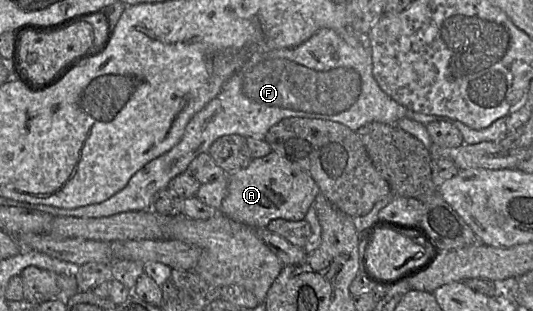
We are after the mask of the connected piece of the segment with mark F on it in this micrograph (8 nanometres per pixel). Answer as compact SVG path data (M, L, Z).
M320 29L317 31L313 36L311 36L308 40L300 44L299 46L296 46L294 48L289 48L289 49L278 49L278 50L271 50L268 52L262 52L262 53L257 53L253 56L251 56L229 79L226 81L226 83L223 85L221 91L219 94L212 99L201 111L196 113L193 118L189 121L189 123L186 126L185 132L181 140L176 144L171 150L166 152L165 154L153 159L149 163L147 163L144 167L142 167L140 170L138 170L129 180L127 185L114 194L112 197L107 199L104 202L98 203L98 204L92 204L88 206L83 206L75 209L62 209L62 208L57 208L53 206L48 206L48 205L41 205L37 204L37 207L34 207L34 211L41 211L48 213L52 215L54 218L56 217L75 217L75 218L103 218L103 217L110 217L113 215L117 215L120 213L125 213L125 212L137 212L137 211L146 211L146 210L152 210L152 201L153 197L157 192L160 190L166 189L169 182L176 177L177 175L184 173L189 164L201 153L207 153L210 146L220 137L225 136L225 135L230 135L230 134L238 134L242 135L244 137L252 137L257 140L265 140L266 134L269 131L269 129L276 125L278 122L285 118L290 118L290 117L301 117L301 118L312 118L312 119L323 119L323 120L331 120L334 122L338 122L343 124L344 126L350 128L353 131L357 131L359 128L364 126L365 124L368 124L370 122L378 121L384 124L388 125L396 125L397 122L402 119L402 118L409 118L412 120L415 120L417 122L420 122L423 124L425 127L428 123L430 122L436 122L436 121L445 121L448 122L452 125L454 125L462 134L464 144L478 144L481 142L494 142L494 141L499 141L502 139L506 134L507 134L507 127L506 127L506 117L500 118L496 120L494 123L492 123L489 127L481 129L481 130L475 130L473 128L468 127L464 123L446 117L446 116L436 116L436 115L427 115L419 112L414 112L398 102L396 102L394 99L392 99L388 94L386 94L378 85L377 81L375 80L373 76L373 63L372 63L372 55L371 51L367 45L367 42L364 39L364 42L366 44L360 44L359 46L351 46L349 45L336 31L331 30L331 29Z

